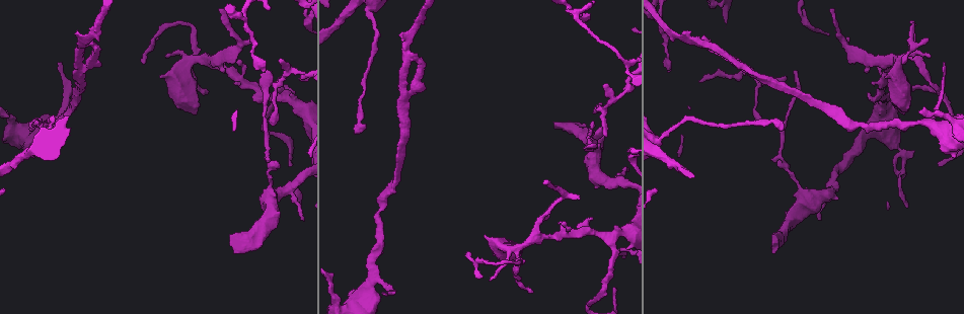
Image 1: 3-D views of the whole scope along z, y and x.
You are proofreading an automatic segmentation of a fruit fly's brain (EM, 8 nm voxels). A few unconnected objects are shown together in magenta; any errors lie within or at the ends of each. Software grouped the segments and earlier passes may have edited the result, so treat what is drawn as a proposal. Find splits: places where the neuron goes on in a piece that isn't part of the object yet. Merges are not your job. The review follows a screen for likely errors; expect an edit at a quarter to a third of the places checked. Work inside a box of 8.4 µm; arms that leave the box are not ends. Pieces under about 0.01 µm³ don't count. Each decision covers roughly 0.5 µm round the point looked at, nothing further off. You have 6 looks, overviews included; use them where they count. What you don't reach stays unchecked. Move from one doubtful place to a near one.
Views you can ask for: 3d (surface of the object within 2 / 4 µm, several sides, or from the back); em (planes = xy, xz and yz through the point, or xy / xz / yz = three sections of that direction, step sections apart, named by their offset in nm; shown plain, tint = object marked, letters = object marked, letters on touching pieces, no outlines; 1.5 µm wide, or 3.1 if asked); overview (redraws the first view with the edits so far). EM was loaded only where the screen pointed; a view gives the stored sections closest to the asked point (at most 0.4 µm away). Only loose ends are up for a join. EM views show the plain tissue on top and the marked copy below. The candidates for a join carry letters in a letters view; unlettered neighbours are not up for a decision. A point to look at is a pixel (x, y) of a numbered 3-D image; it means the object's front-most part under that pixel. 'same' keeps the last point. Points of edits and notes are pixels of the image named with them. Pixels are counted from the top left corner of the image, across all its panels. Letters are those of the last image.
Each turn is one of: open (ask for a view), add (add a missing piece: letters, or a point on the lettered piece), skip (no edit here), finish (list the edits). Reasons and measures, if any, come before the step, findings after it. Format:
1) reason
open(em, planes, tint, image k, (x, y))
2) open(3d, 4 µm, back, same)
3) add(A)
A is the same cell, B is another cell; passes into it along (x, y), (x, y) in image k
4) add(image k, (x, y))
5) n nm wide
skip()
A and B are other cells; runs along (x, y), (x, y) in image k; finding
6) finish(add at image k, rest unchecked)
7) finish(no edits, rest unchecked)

tapers out
open(em, xy, step 8, letters, image 1, (532, 293))

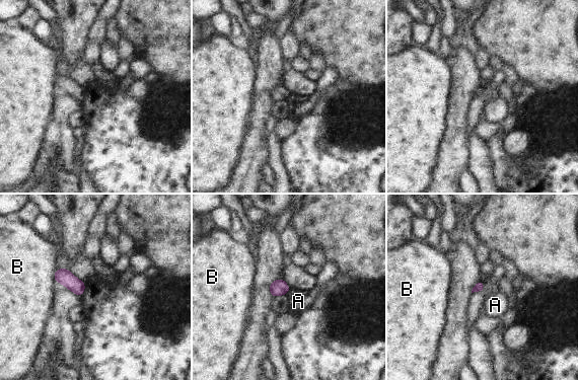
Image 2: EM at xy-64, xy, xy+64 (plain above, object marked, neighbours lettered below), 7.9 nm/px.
open(em, planes, letters, same)

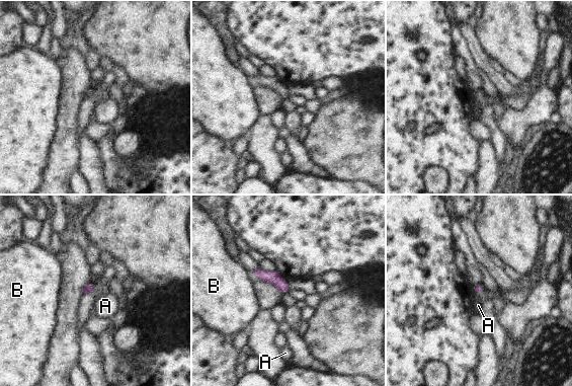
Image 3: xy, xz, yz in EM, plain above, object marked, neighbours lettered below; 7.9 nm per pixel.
skip()
A and B are other cells; border along (474, 292), (481, 293) in image 3; no lettered piece goes on from it

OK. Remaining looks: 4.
an open end
open(3d, 2 µm, image 1, (591, 218))

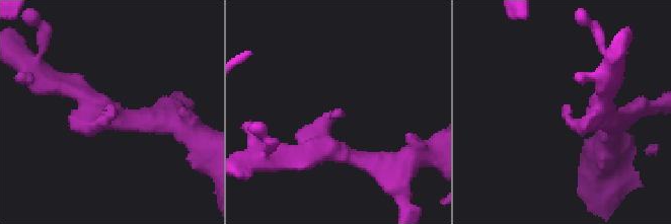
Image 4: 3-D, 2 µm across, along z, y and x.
arms of 180, 220 nm; shape alone is not enough
open(em, planes, letters, image 4, (565, 104))

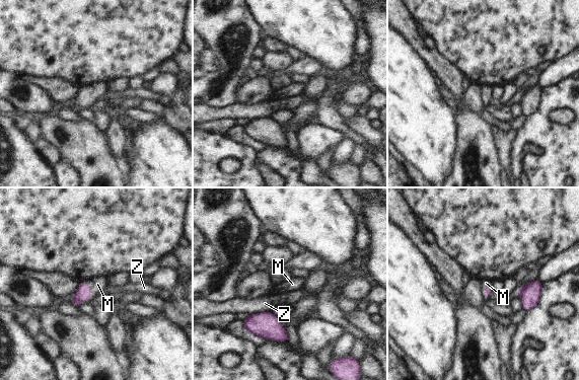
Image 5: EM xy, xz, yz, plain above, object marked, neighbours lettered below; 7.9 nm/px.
add(M)
M is the same cell, Z is another cell; passes into it along (84, 293), (91, 291), (97, 284) in image 5; it goes on there

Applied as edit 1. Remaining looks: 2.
free end
open(em, planes, letters, image 1, (668, 70))

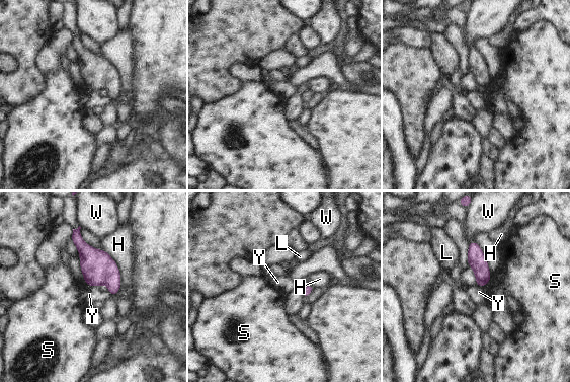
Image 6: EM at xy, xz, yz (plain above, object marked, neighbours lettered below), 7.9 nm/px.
skip()
H, L, S, W and Y are other cells; border along (86, 284), (97, 286) in image 6; none of them fits

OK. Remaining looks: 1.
finish(add at image 5, rest unchecked)

